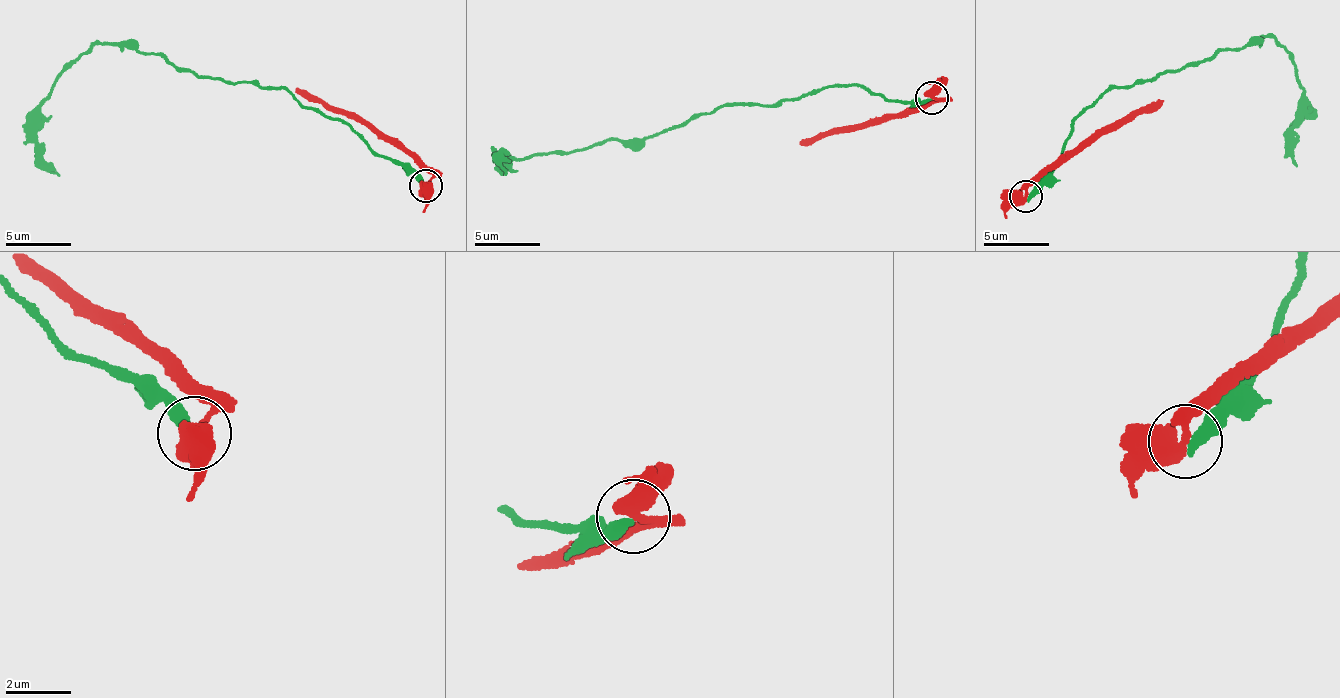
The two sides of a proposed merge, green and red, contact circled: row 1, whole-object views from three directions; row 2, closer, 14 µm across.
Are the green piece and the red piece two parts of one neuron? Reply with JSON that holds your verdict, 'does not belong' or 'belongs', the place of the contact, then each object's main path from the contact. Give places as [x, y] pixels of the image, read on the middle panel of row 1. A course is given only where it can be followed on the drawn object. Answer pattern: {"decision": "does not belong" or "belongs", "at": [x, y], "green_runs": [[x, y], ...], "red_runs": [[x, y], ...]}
{"decision": "does not belong", "at": [932, 97], "green_runs": [[932, 98], [918, 104], [887, 99], [862, 85], [774, 104], [722, 103], [643, 138], [496, 162], [506, 174]], "red_runs": [[932, 98], [937, 102], [918, 110], [857, 127], [834, 128], [800, 144]]}

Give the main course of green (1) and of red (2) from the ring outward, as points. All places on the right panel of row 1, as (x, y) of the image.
1: (1026, 197), (1058, 164), (1072, 120), (1114, 87), (1271, 34), (1289, 53), (1300, 94), (1290, 153), (1295, 165)
2: (1026, 197), (1032, 185), (1112, 126), (1163, 99)

